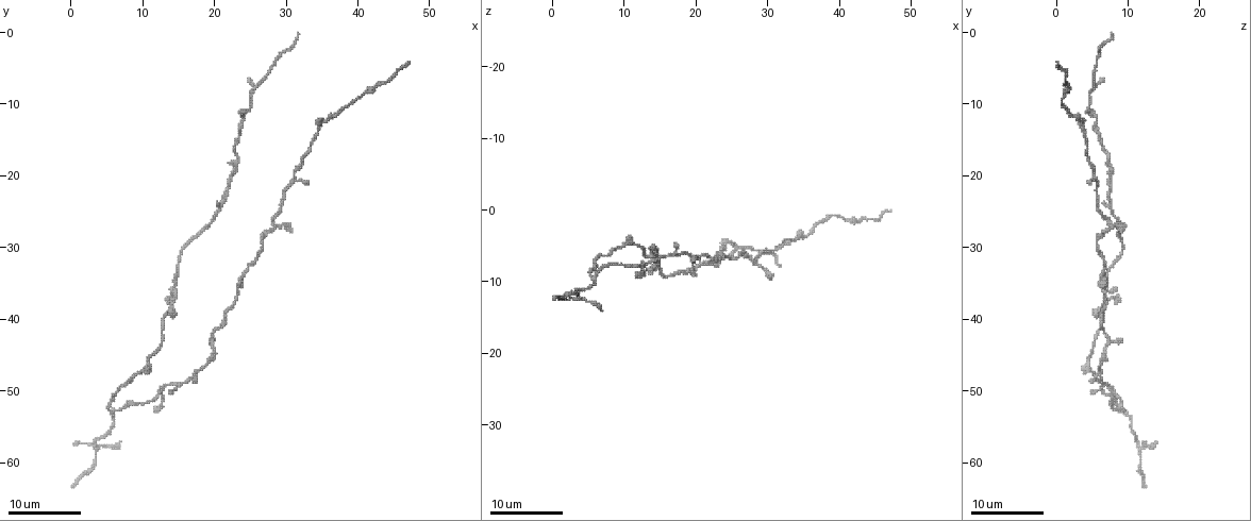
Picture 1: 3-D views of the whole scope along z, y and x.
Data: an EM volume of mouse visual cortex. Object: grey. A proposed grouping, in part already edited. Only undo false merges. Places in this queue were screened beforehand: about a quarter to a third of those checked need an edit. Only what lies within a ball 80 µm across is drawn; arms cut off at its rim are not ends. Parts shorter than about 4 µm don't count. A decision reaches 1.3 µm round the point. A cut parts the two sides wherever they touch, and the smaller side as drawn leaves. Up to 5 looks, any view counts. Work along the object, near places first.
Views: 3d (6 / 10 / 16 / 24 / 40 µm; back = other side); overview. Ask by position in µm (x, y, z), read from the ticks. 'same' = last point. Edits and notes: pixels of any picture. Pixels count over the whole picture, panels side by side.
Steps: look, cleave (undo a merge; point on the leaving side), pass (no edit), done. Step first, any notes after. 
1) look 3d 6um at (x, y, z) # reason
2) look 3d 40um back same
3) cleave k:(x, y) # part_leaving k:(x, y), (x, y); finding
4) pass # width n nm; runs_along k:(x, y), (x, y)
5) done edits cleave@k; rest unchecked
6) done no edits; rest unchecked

look 3d 16um at (4.0, 58.5, 12.0) # four or more arms meet

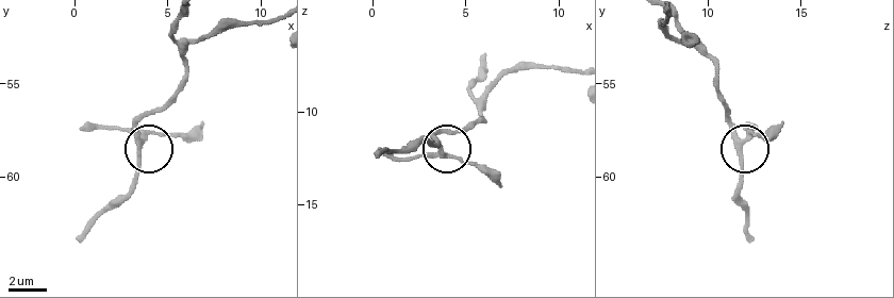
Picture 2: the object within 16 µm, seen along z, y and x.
look 3d 6um at (3.6, 58.1, 11.9)

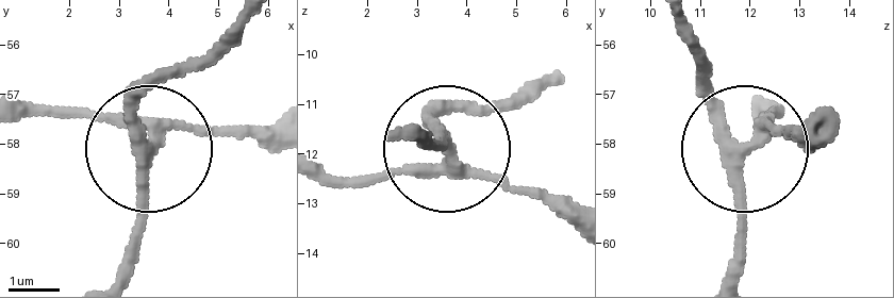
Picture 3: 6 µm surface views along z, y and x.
cleave 3:(81, 108) # arms 4; part_leaving 3:(159, 123), (268, 123); two cells meet here

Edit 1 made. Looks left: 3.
look overview

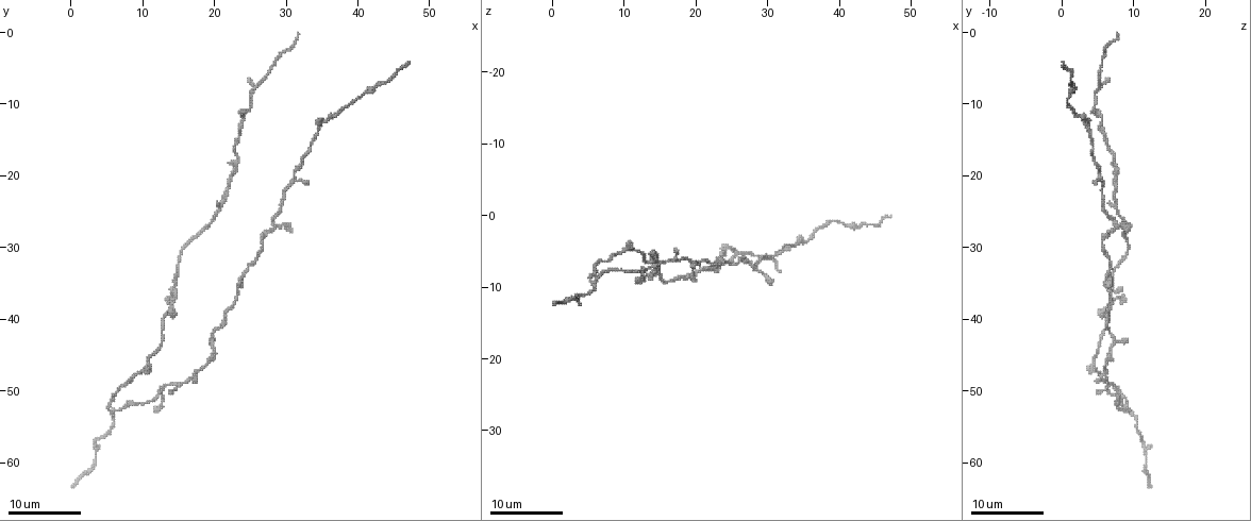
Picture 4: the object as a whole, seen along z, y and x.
look 3d 10um at (5.5, 52.5, 9.5) # three arms meet

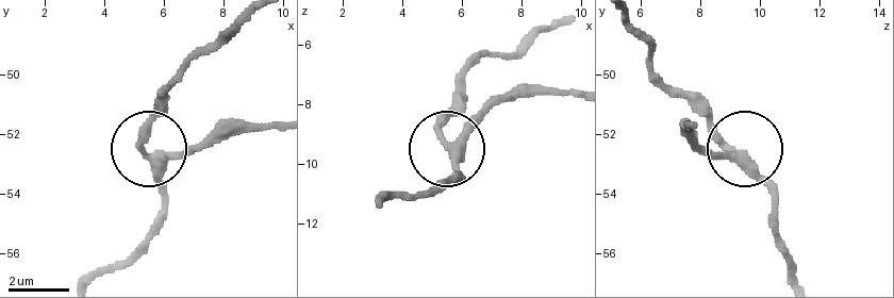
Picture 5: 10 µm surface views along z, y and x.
pass # width 300 nm; runs_along 5:(528, 95), (508, 97), (449, 145), (462, 178); one cell here

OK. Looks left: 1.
look 3d 6um at (23.0, 18.0, 7.5) # thick turns thin

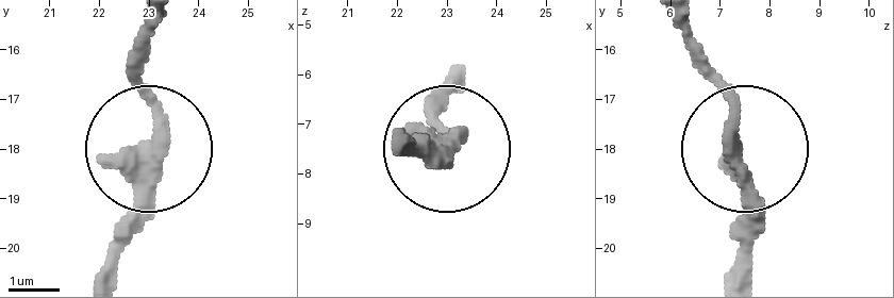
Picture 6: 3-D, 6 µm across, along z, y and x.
pass # runs_along 6:(98, 271), (156, 119), (144, 17); continuous, no second cell

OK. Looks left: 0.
done edits cleave@3; rest unchecked

